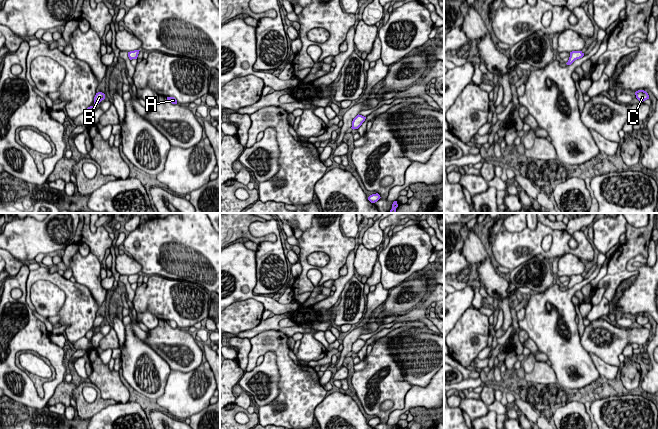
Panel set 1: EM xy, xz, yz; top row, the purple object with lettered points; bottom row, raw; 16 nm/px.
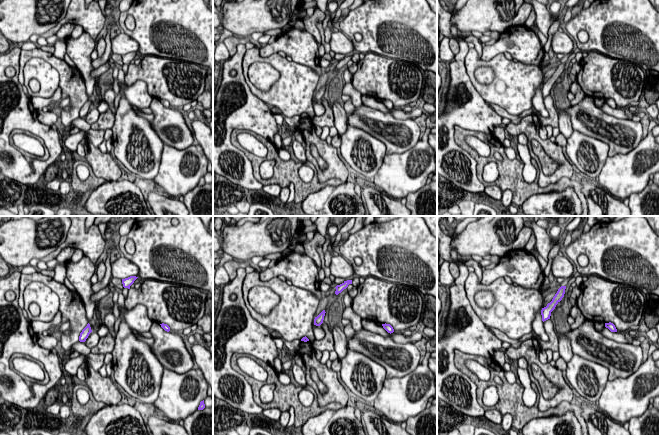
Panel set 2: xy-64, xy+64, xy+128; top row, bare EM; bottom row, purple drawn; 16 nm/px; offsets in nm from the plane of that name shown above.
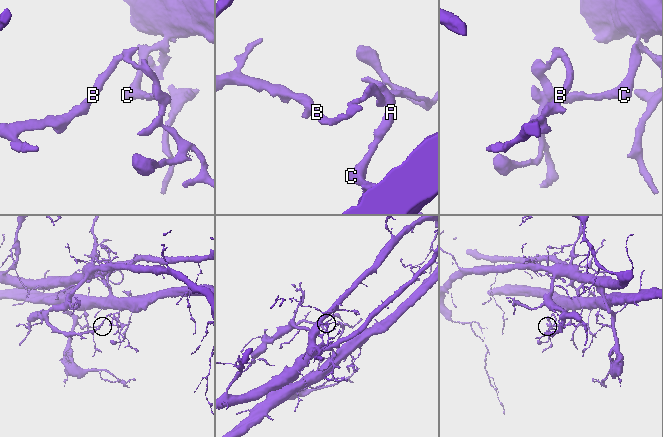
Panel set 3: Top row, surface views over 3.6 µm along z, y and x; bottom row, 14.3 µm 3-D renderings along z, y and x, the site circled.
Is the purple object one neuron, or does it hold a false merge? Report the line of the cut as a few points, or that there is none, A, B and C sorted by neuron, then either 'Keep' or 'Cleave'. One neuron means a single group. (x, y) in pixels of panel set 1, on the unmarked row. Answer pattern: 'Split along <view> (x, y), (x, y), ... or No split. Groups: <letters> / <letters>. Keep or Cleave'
Split along xy (131, 275), (132, 281), (130, 283). Groups: A C / B. Cleave

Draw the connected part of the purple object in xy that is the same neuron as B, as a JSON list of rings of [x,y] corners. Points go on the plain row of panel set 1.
[[[102,316],[96,317],[96,319],[95,319],[95,321],[94,321],[94,329],[88,331],[88,332],[86,333],[86,335],[85,335],[85,337],[86,337],[88,340],[91,340],[92,337],[93,337],[93,335],[94,335],[94,330],[95,330],[95,329],[98,329],[98,328],[99,328],[102,324],[104,324],[104,323],[105,323],[105,318],[104,318],[104,317],[102,317]]]

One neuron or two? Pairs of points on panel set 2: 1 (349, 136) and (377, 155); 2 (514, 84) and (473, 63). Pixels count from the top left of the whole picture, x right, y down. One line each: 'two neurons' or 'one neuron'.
1: one neuron
2: one neuron

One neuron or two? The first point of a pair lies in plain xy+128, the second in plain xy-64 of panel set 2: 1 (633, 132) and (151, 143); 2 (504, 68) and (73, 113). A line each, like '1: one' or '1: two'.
1: two
2: one

